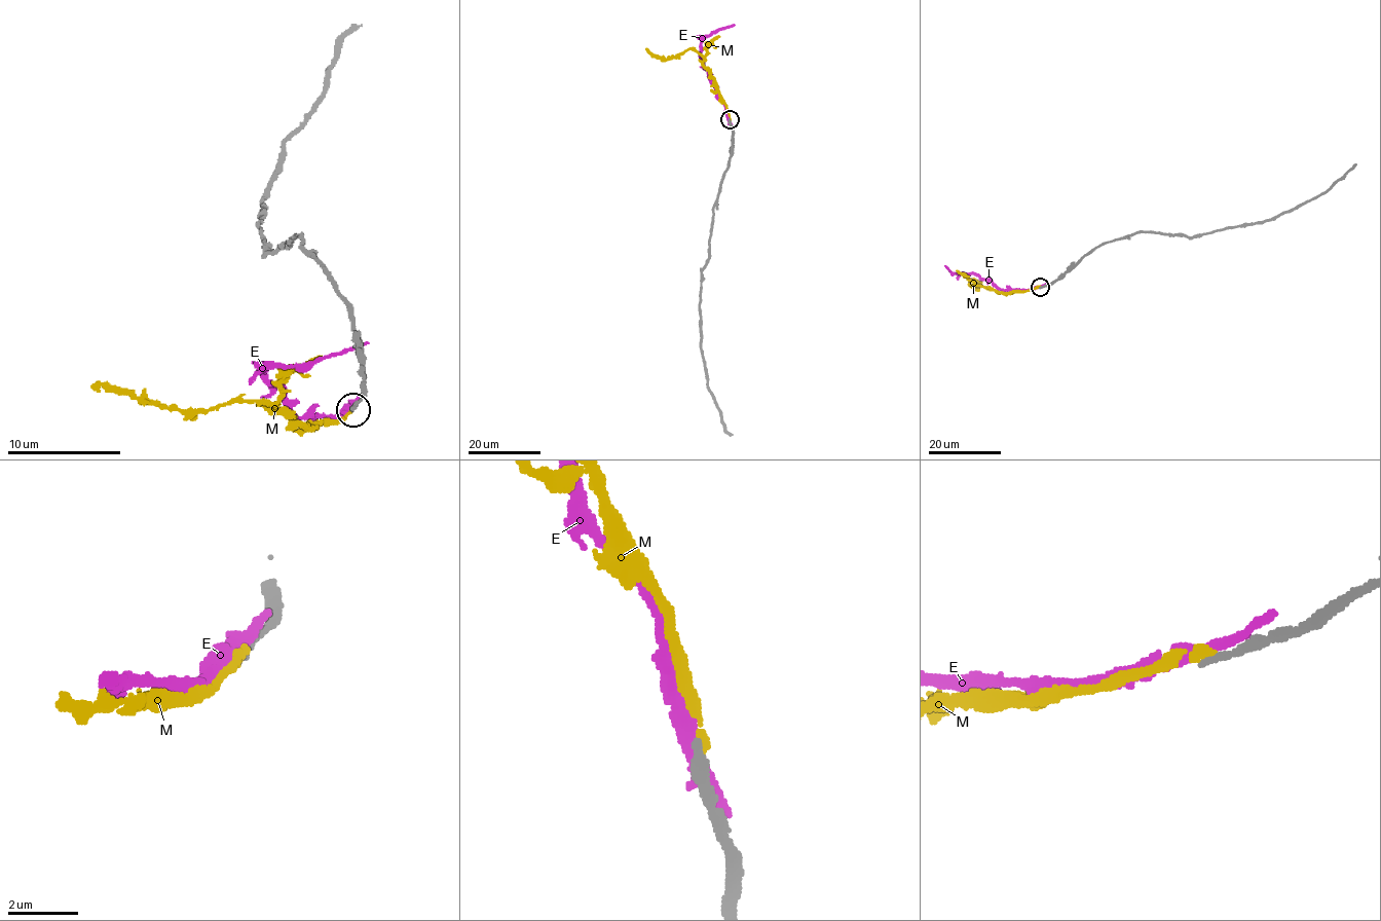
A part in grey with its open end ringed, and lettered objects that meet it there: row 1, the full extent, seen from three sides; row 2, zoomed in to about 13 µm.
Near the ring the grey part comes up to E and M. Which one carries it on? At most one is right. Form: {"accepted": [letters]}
{"accepted": []}

